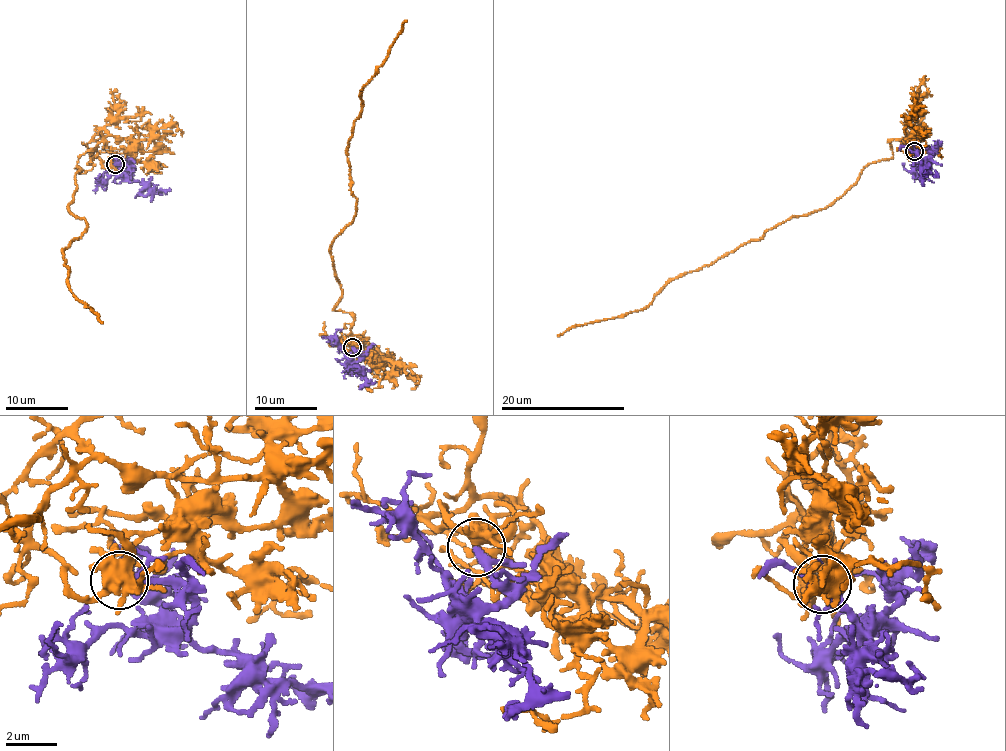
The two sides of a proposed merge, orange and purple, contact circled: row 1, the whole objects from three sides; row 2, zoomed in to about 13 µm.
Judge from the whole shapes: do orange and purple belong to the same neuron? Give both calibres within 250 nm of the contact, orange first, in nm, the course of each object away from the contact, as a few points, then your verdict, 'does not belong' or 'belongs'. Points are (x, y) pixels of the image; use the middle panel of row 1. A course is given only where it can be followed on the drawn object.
440 nm thick on the orange side, 240 nm on the other; orange runs (353, 347), (342, 340), (354, 317), (334, 310), (330, 251), (356, 209), (346, 150), (363, 86), (406, 20); purple runs (353, 347), (360, 360), (354, 366), (360, 368), (365, 377), (361, 385); belongs

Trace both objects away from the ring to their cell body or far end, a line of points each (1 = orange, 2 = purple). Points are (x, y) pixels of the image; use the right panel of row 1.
1: (913, 151), (910, 135), (891, 139), (893, 155), (868, 163), (833, 201), (676, 277), (647, 306), (557, 336)
2: (913, 151), (917, 150), (926, 173), (935, 174), (935, 170)

